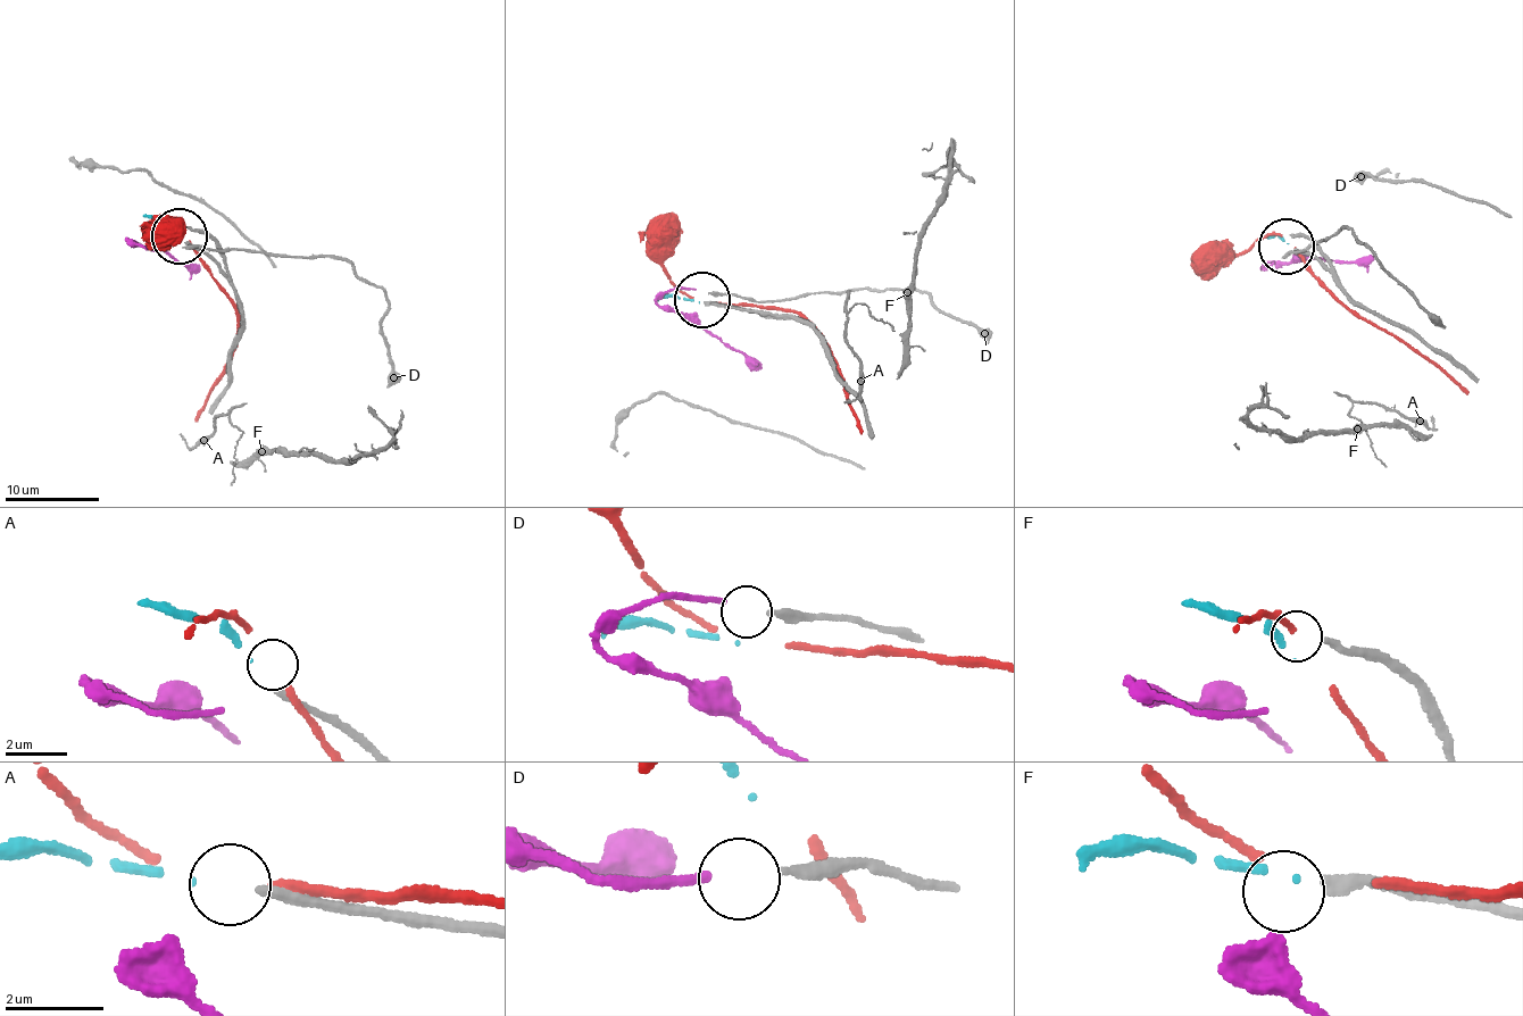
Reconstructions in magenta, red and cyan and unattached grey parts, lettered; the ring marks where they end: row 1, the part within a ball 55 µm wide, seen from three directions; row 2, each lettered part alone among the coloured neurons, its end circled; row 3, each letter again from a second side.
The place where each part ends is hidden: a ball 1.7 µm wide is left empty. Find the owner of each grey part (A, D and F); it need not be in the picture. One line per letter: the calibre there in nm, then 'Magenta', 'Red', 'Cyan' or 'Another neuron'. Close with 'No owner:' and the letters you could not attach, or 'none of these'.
A: Thickness 240 nm. Cyan
D: Thickness 220 nm. Magenta
F: Thickness 240 nm. Another neuron
No owner: F

